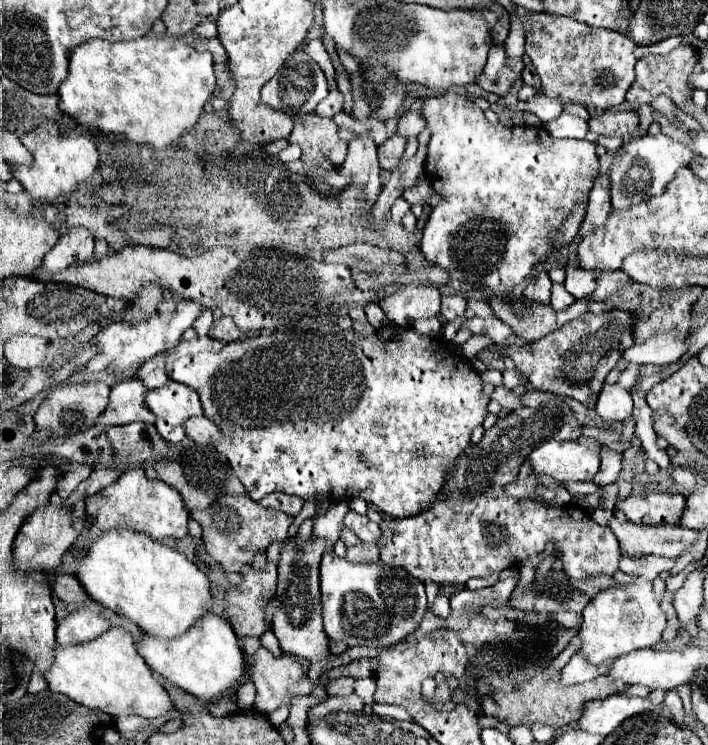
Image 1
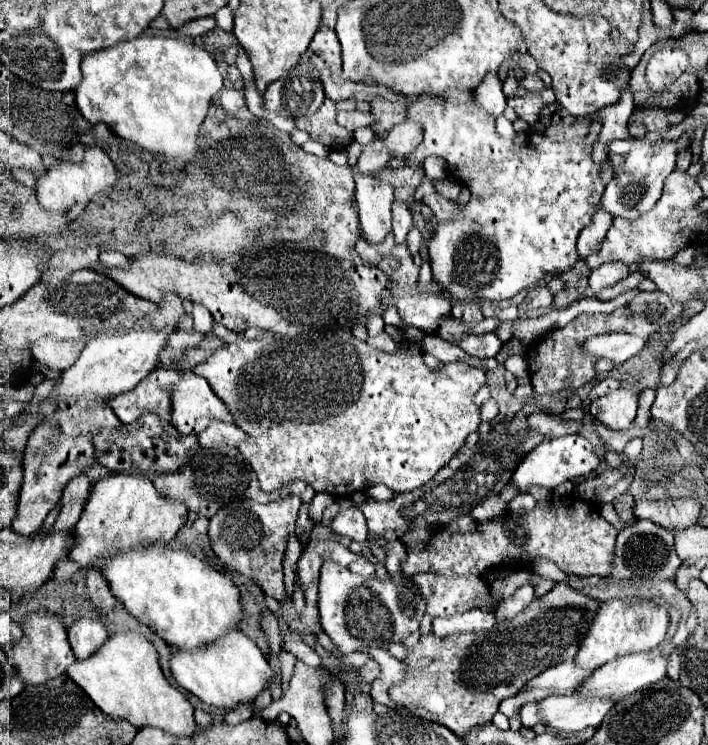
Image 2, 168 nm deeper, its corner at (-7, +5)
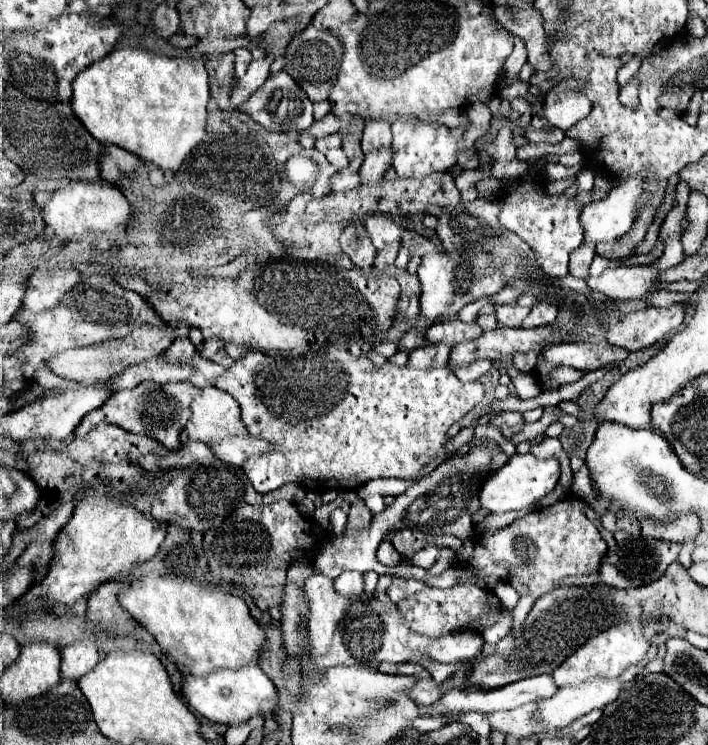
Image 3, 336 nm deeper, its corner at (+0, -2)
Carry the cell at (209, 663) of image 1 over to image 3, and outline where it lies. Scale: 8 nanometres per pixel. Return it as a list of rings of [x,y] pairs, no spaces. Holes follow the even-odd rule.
[[[249,663],[241,669],[217,669],[205,677],[185,675],[183,677],[183,697],[185,701],[199,711],[205,719],[213,723],[223,723],[227,727],[231,725],[243,725],[255,715],[261,715],[263,711],[275,711],[277,709],[277,689],[273,681],[263,673],[263,669],[257,663]]]

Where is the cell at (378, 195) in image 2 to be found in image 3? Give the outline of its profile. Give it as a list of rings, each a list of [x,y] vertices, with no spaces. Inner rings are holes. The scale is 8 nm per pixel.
[[[371,213],[365,217],[365,229],[369,233],[371,243],[377,249],[383,249],[391,241],[403,241],[409,233],[393,223],[393,219],[385,213]]]

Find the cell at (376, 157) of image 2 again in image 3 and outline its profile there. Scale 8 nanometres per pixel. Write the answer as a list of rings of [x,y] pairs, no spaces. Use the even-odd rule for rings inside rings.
[[[345,167],[341,169],[333,179],[331,179],[331,189],[337,193],[337,191],[345,191],[345,189],[353,189],[359,185],[361,177],[357,175],[359,171],[353,171],[351,167]]]

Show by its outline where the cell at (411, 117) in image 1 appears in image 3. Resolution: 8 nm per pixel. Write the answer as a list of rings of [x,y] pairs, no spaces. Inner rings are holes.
[[[391,147],[387,149],[375,149],[375,151],[369,151],[365,155],[365,161],[359,169],[361,173],[361,179],[363,181],[369,181],[369,183],[375,183],[381,179],[381,175],[387,171],[387,167],[391,165],[393,161],[393,151]]]

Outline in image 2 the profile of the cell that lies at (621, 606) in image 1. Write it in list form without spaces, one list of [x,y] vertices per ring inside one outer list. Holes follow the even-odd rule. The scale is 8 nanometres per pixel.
[[[632,598],[608,600],[596,612],[596,620],[592,622],[584,642],[580,644],[574,664],[582,670],[596,670],[602,664],[616,660],[624,654],[646,652],[664,640],[666,628],[668,628],[668,612],[656,604],[648,604]]]

